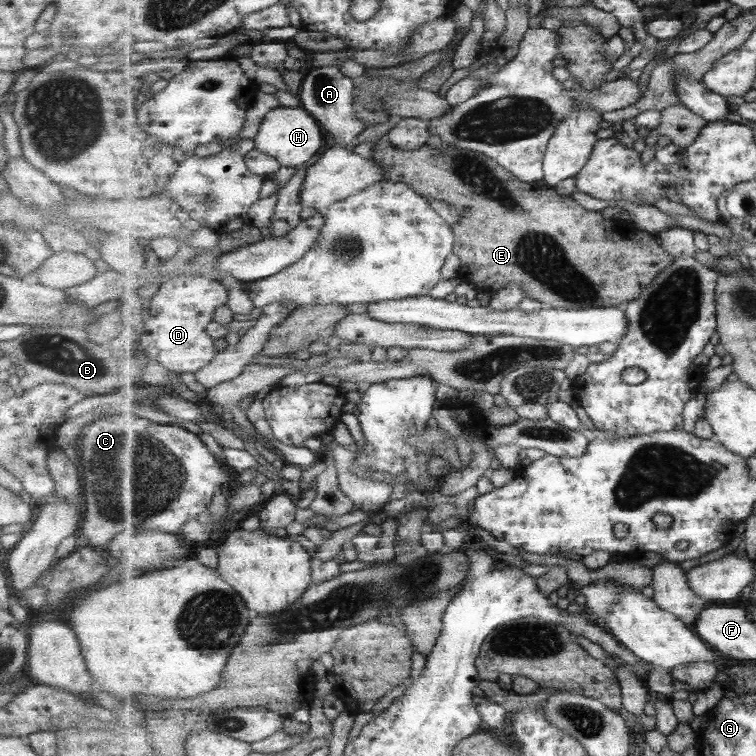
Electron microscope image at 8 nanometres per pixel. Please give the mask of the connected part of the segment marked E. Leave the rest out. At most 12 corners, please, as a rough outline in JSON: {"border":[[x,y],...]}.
{"border":[[481,152],[373,158],[457,206],[458,276],[575,311],[637,300],[657,235]]}

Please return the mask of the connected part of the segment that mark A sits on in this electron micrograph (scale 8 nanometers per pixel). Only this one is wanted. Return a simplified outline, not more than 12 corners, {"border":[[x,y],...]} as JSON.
{"border":[[339,65],[305,71],[299,104],[328,141],[349,146],[366,128],[356,78]]}

